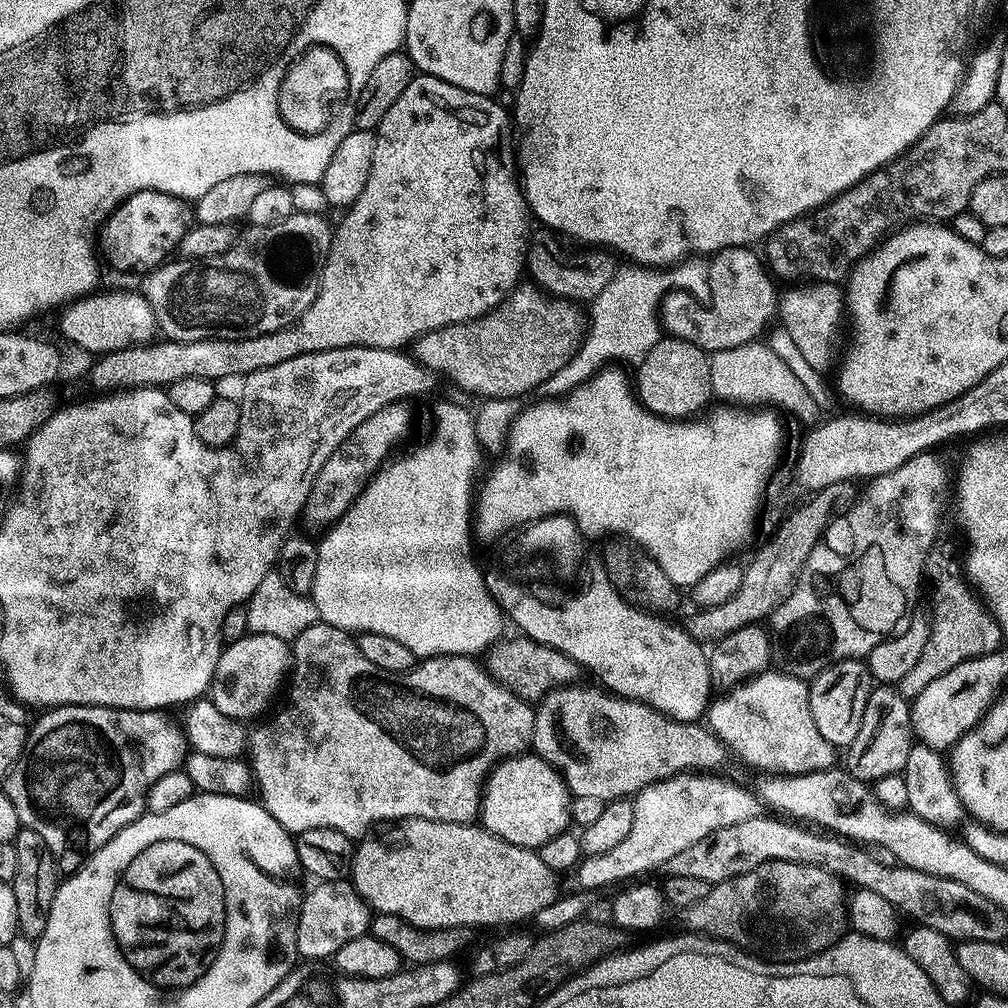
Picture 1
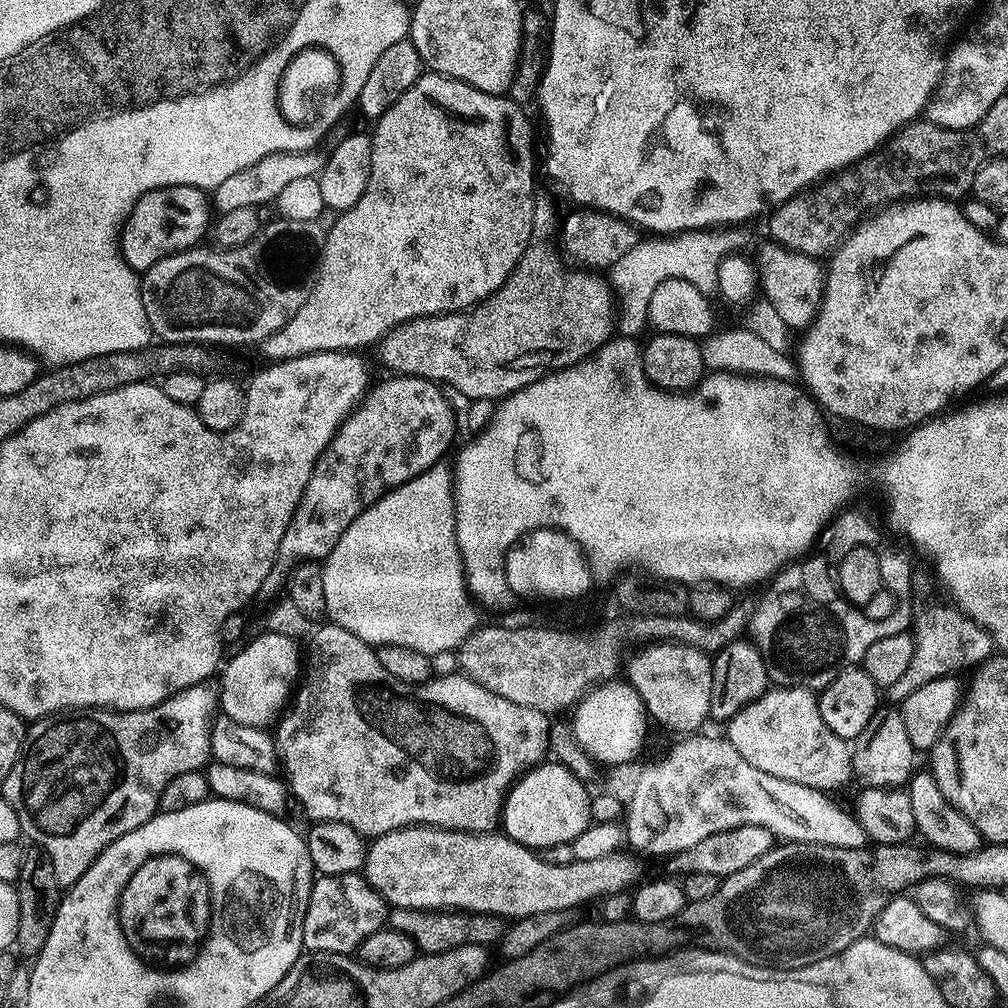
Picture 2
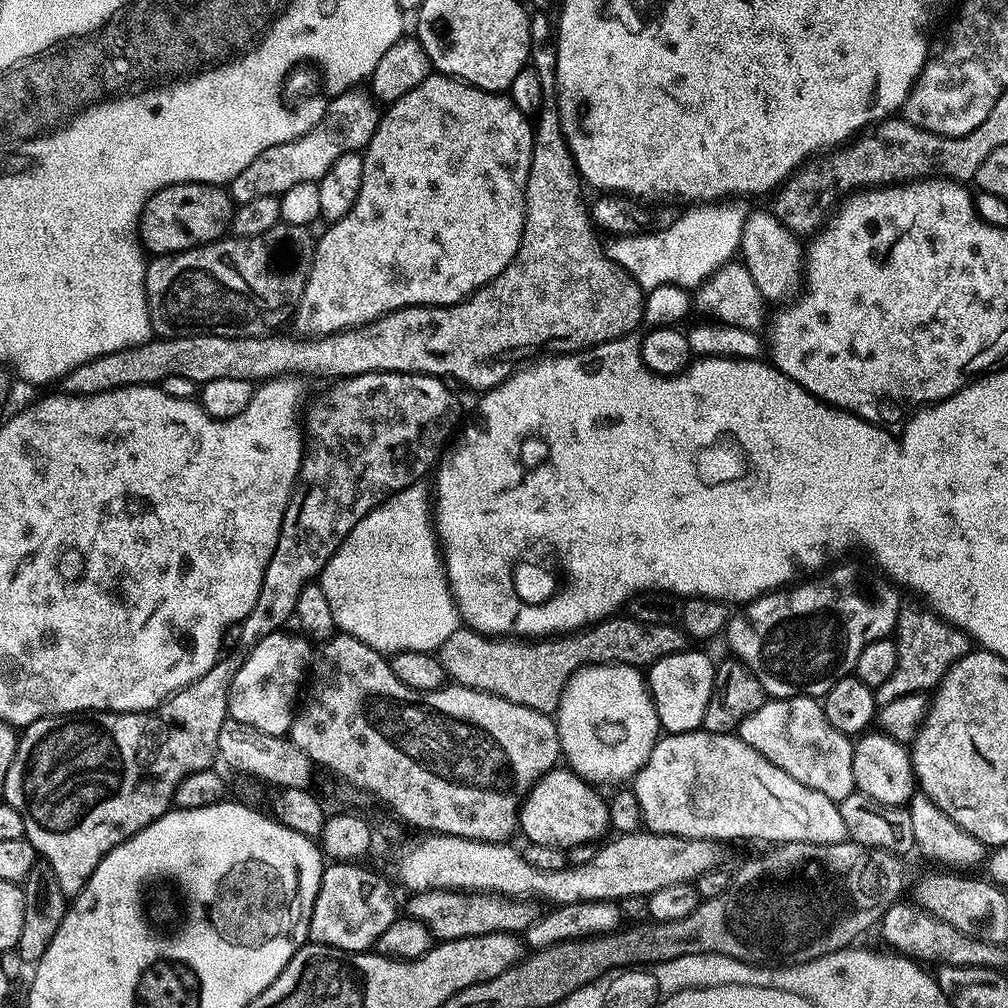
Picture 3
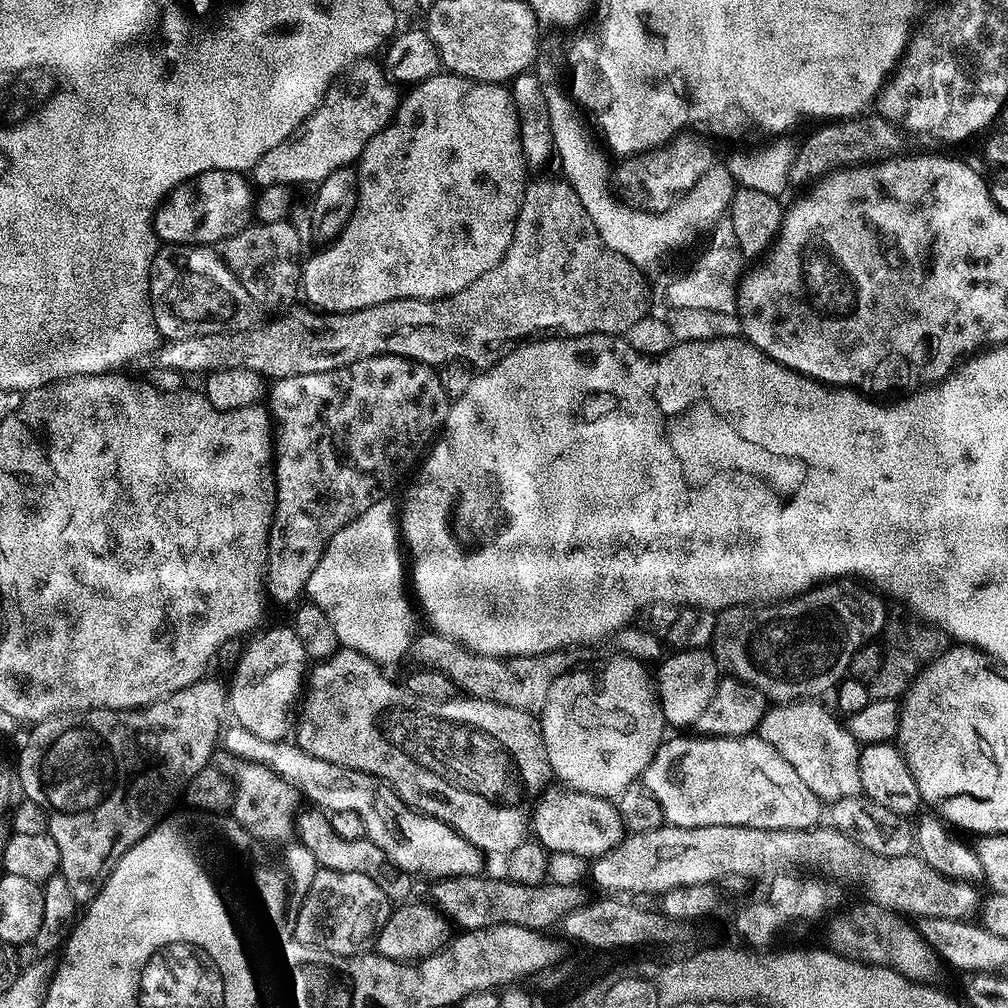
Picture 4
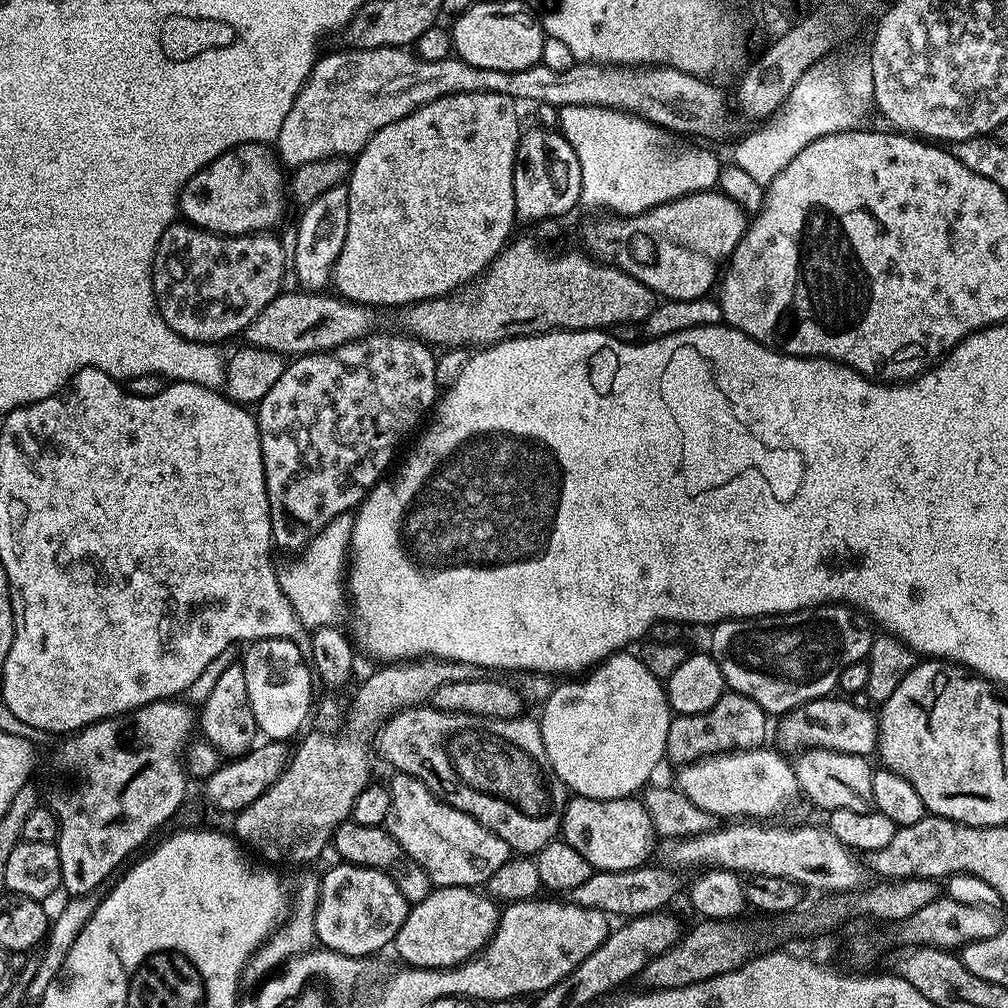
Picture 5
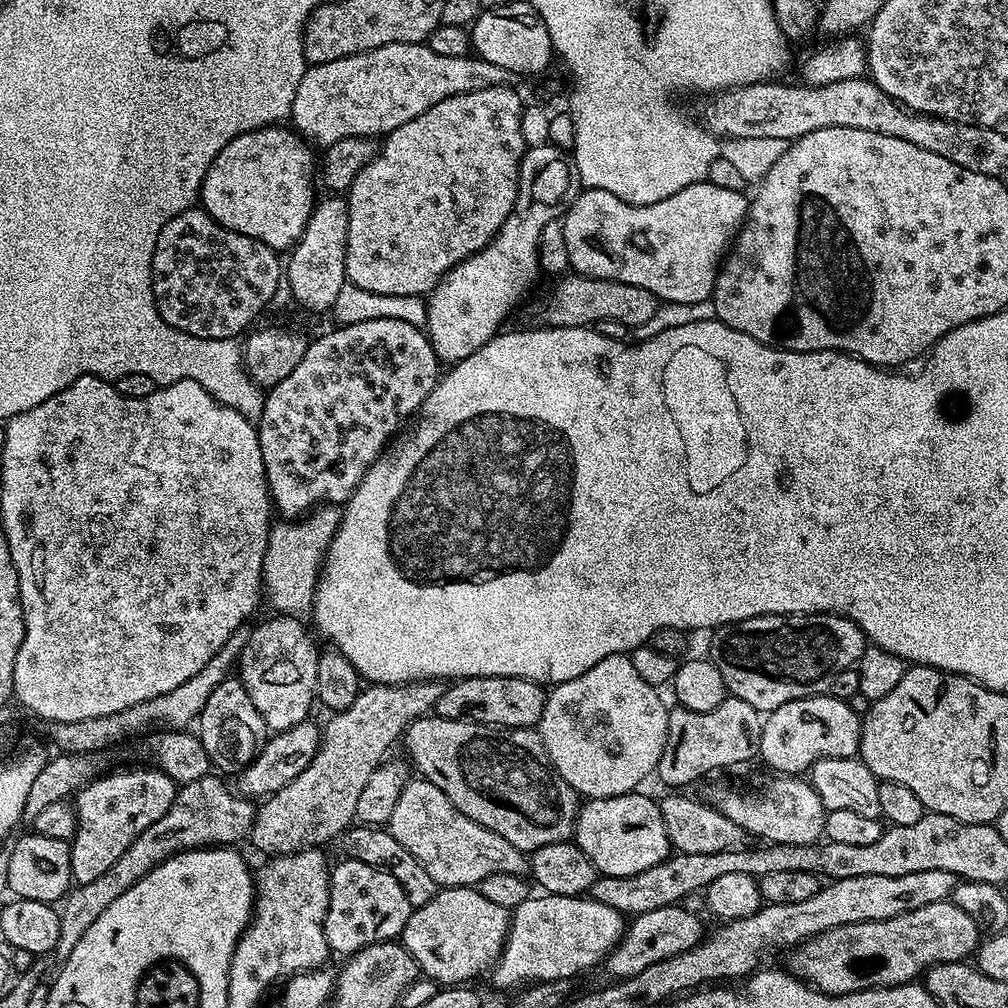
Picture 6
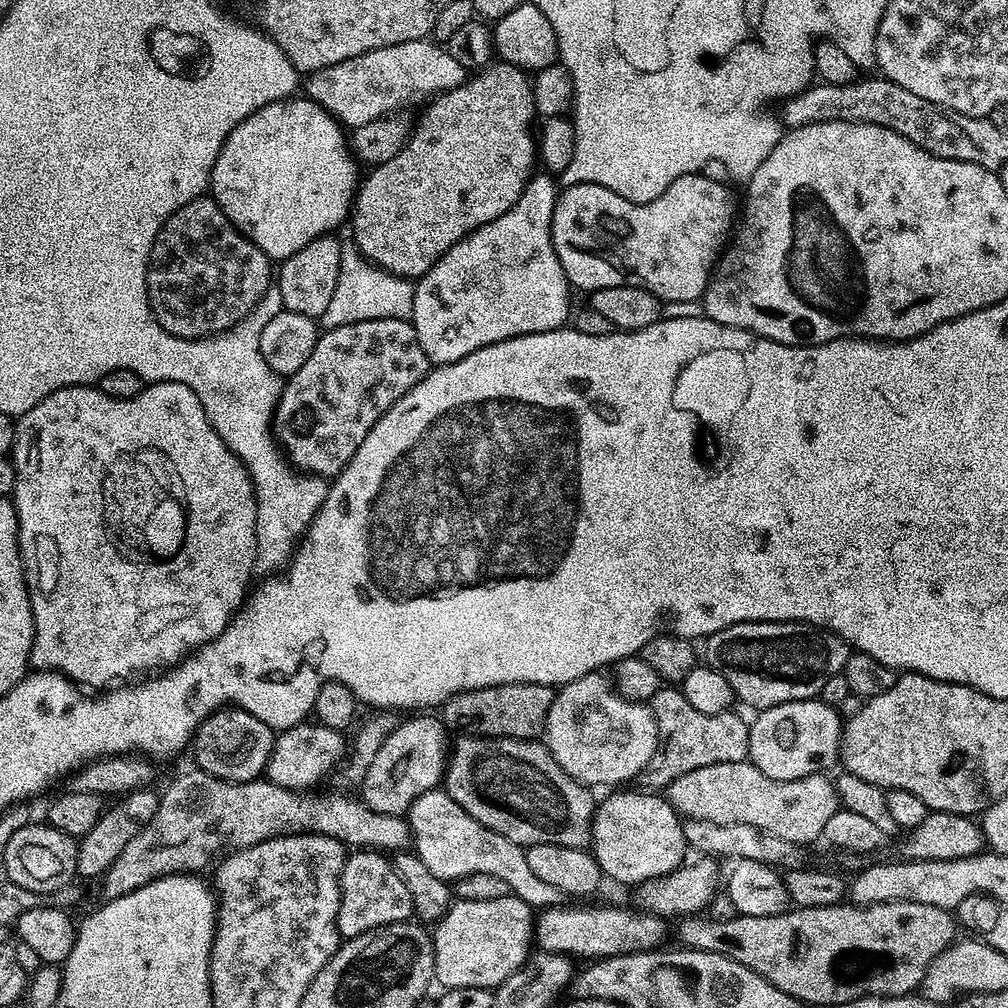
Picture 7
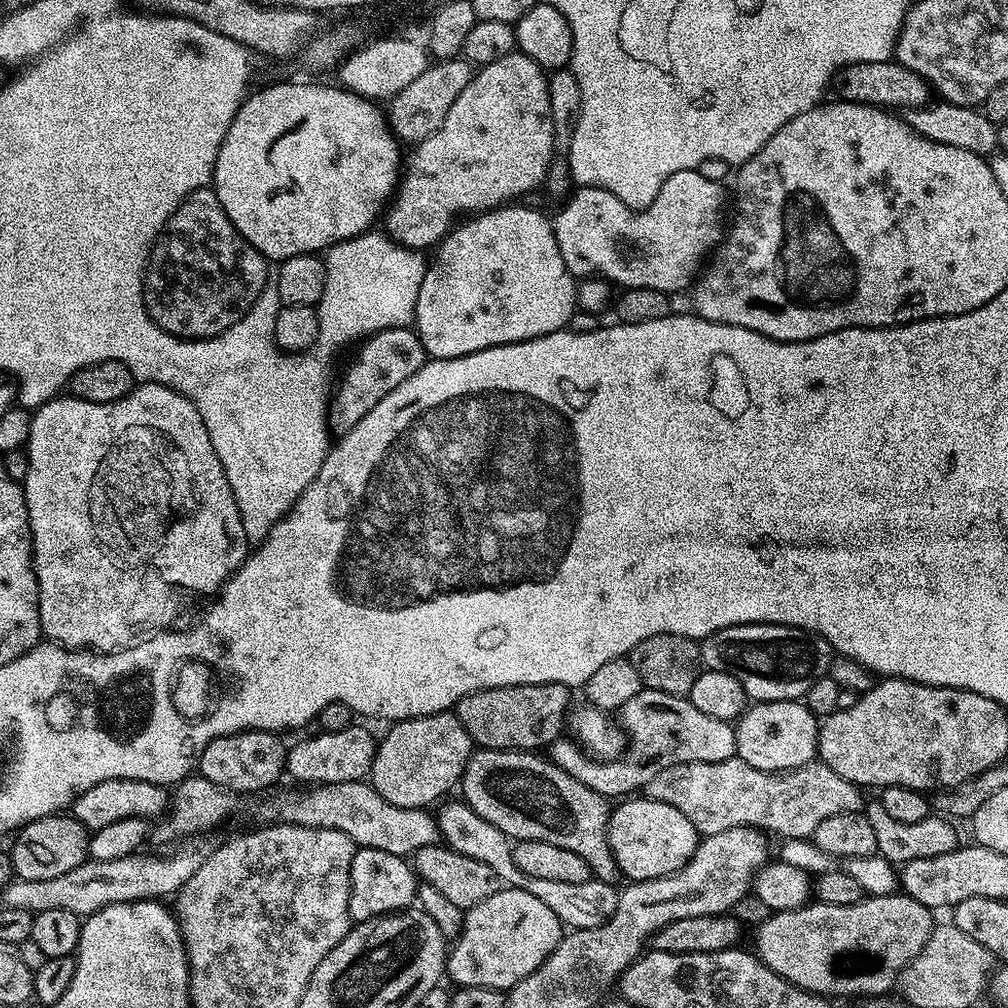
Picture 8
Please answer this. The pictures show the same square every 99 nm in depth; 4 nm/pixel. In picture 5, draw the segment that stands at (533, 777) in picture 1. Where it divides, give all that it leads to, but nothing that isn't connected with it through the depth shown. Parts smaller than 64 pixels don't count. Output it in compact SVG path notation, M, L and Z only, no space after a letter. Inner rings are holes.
M573 795L571 799L565 803L564 814L560 818L559 835L570 846L574 846L574 850L578 850L578 854L582 854L582 858L586 858L586 862L590 862L593 869L609 872L610 870L630 870L631 868L641 867L645 863L644 860L653 853L654 850L654 833L652 831L652 823L644 810L643 803L636 798L625 798L623 800L591 800L585 796Z

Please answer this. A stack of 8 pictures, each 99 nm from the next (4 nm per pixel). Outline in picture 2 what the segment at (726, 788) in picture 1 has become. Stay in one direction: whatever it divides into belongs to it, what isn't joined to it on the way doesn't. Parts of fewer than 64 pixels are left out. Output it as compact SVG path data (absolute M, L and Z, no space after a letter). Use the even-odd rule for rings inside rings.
M692 734L687 738L677 739L680 741L661 760L656 760L653 764L646 765L637 774L636 785L632 788L632 801L627 801L626 804L626 840L629 845L633 844L631 847L637 853L650 852L654 856L667 858L682 850L686 850L690 846L694 846L694 842L702 842L702 838L710 838L710 834L718 834L718 830L730 830L734 826L762 826L766 830L770 830L773 837L779 838L784 842L822 843L826 846L860 848L865 847L869 843L868 835L862 830L862 826L856 820L855 815L849 809L847 812L846 809L832 804L833 797L829 793L819 792L819 790L810 786L802 786L798 782L786 782L786 778L774 778L774 774L766 774L766 770L758 770L758 766L750 766L750 762L746 762L746 758L742 758L742 754L738 754L738 750L734 750L734 746L728 739L720 737L719 740L716 736L700 735L704 734Z

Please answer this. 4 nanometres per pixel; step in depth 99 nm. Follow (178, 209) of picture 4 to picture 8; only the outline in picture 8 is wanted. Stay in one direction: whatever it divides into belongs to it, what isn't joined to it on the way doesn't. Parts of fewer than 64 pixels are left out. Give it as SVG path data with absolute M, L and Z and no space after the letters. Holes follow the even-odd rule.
M272 84L261 92L253 91L238 110L234 122L230 122L230 130L226 130L226 138L216 155L211 187L216 190L218 202L222 202L222 210L226 210L230 222L234 222L236 232L242 234L242 238L246 238L246 242L250 242L250 246L257 248L269 261L279 262L295 256L320 254L335 244L341 244L343 240L361 236L375 225L372 223L376 219L376 223L381 219L386 205L395 193L396 185L400 183L402 145L389 128L385 113L381 109L379 112L376 109L379 107L366 97L349 92L343 86L335 87L331 88L328 84Z

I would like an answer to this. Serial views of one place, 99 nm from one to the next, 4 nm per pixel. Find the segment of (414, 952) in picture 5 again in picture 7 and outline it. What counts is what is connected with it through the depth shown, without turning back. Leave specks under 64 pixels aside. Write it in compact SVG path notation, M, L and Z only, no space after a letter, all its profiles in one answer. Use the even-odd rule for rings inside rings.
M511 894L490 898L490 902L456 898L443 918L435 921L430 935L434 946L434 980L441 984L441 989L478 986L495 990L528 961L533 951L534 910Z

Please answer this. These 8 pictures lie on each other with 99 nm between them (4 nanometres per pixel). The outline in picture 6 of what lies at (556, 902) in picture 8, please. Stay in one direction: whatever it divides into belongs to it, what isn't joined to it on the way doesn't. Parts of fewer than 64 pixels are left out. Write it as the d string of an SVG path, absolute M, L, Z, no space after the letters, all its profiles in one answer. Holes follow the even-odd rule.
M423 778L409 779L408 785L398 794L398 802L394 806L394 814L388 819L387 827L426 866L430 878L434 878L437 886L445 888L466 888L478 886L482 878L490 874L514 874L524 876L529 871L530 860L525 853L510 846L506 838L486 830L478 822L466 818L434 786L434 782Z

